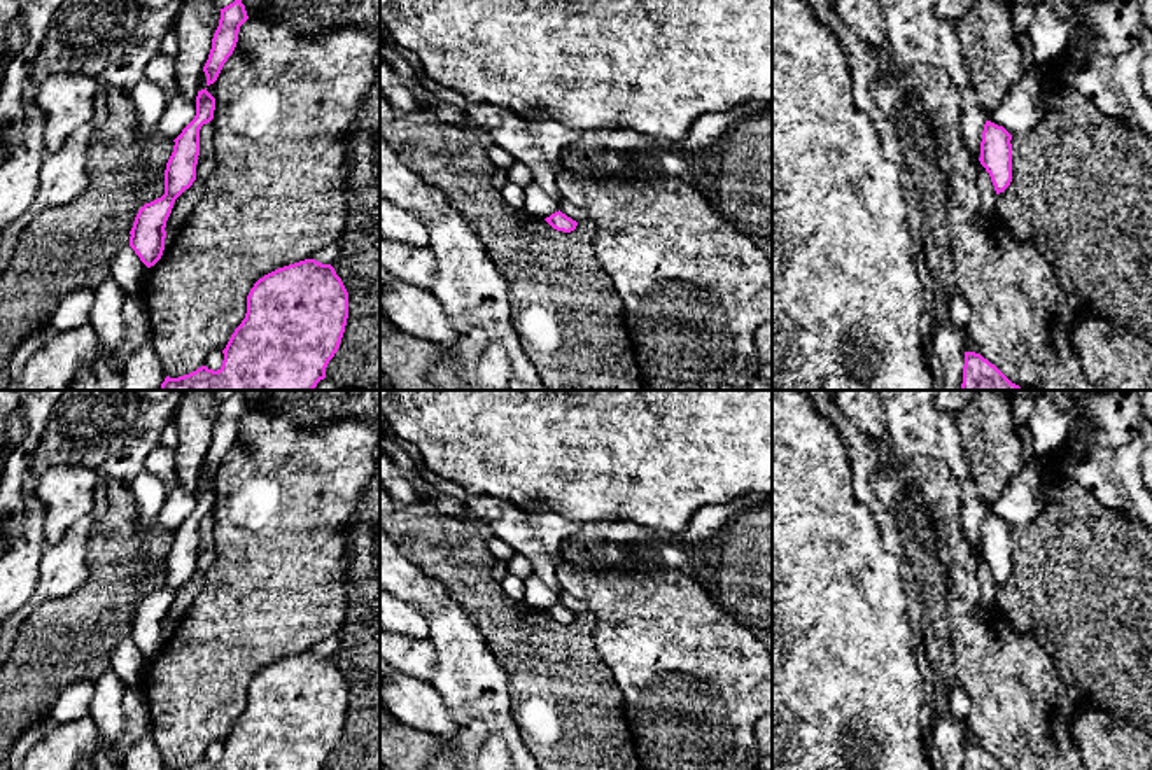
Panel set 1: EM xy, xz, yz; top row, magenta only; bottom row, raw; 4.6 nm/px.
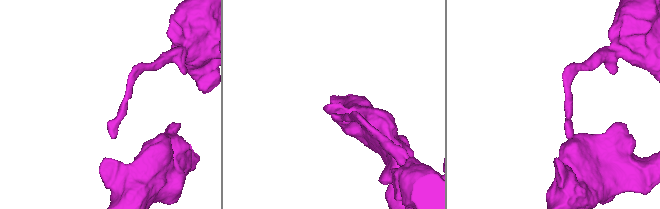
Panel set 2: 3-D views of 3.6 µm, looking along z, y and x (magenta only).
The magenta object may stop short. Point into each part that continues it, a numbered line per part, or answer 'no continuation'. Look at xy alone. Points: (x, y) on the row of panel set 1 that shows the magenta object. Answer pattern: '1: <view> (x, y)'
no continuation

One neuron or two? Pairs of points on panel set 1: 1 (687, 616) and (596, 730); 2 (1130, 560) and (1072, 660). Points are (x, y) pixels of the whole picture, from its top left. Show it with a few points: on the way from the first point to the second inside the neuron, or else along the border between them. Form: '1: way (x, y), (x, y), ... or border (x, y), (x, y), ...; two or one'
1: border (596, 650), (617, 685); two
2: way (1093, 560), (1084, 560), (1056, 588), (1056, 623); one

